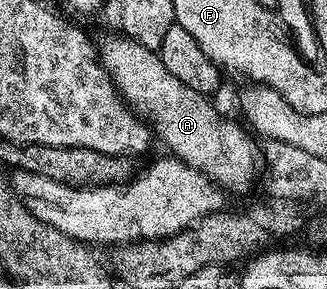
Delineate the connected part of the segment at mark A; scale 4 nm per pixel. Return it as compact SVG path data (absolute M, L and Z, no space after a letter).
M118 36L105 38L103 46L98 46L97 56L128 106L140 117L149 119L157 133L159 128L164 143L171 148L168 150L180 161L206 173L226 190L247 189L254 181L256 184L261 173L260 142L255 142L256 138L237 122L222 117L215 110L210 96L193 91L181 83L181 79L169 75L156 50L145 47L132 37Z

